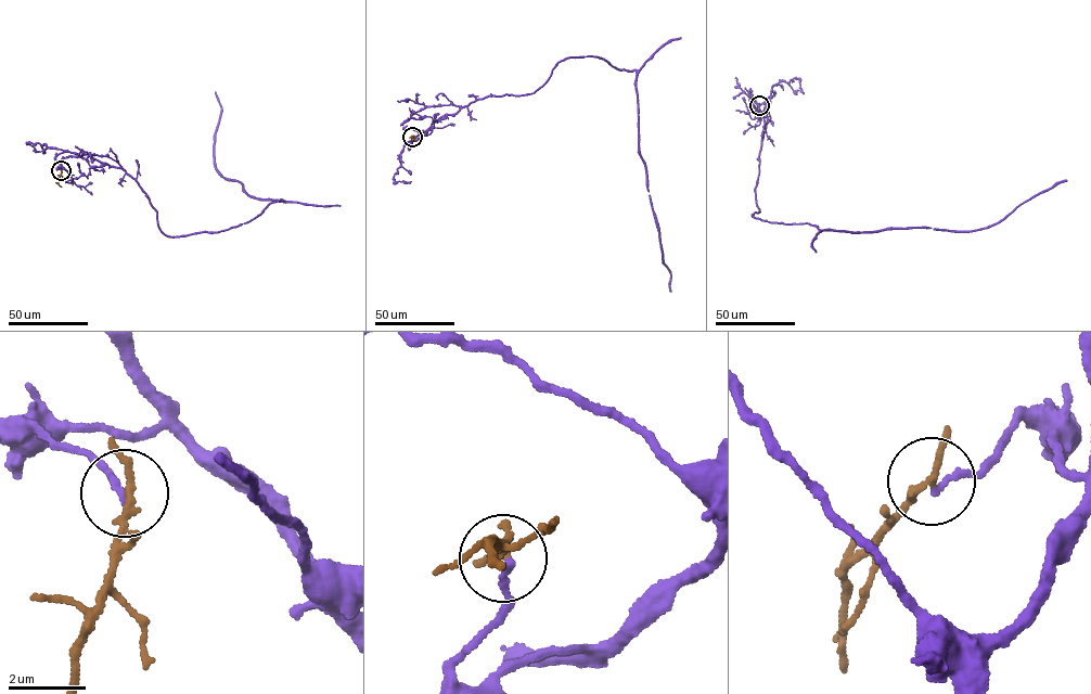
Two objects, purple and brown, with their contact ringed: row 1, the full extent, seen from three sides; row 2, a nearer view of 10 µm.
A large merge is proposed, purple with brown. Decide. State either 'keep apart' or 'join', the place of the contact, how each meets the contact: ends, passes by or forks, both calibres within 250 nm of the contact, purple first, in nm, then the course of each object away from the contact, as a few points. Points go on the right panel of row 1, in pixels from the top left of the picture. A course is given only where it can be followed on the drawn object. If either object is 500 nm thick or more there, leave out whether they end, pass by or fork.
keep apart; place (759, 105); purple ends; brown passes by; calibres 170 and 180 nm; course purple (759, 105), (775, 93), (759, 157), (760, 211), (752, 215), (770, 222), (973, 230), (1066, 180); course brown (759, 105), (753, 119)

